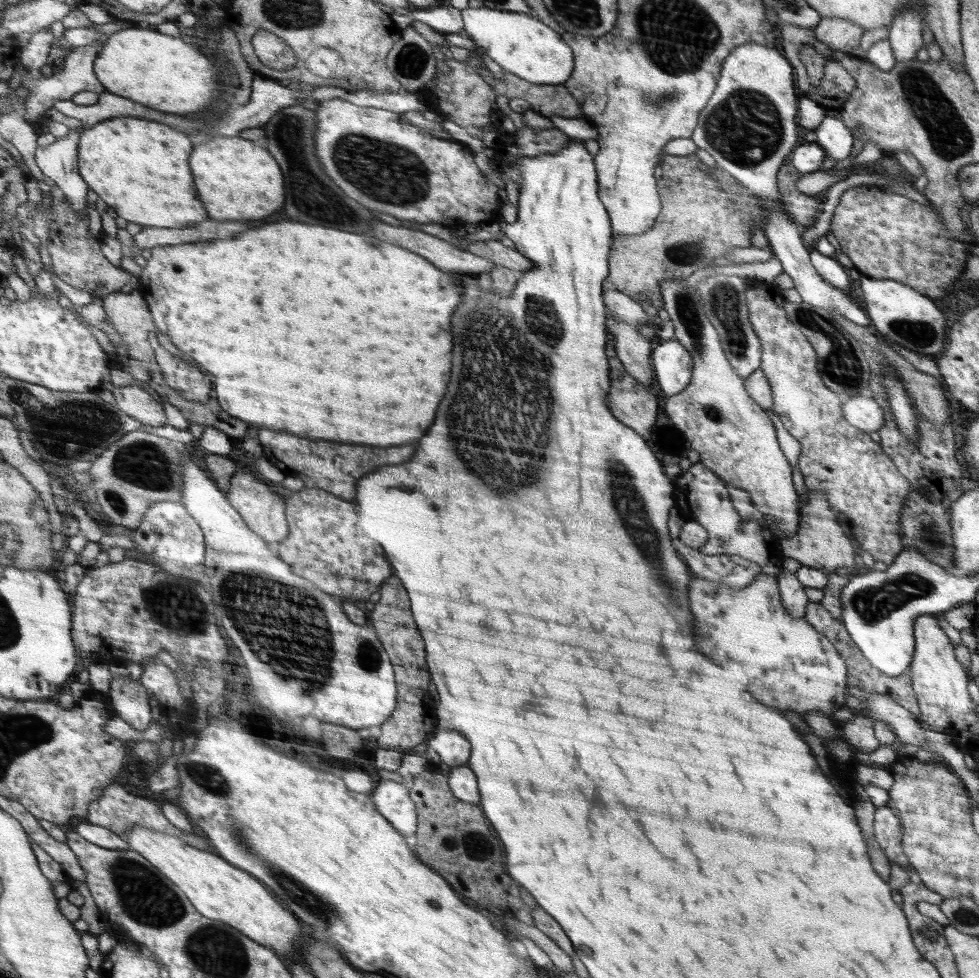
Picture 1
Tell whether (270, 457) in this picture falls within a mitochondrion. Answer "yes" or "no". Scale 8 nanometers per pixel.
no

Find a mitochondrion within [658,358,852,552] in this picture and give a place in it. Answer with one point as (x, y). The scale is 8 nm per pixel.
(714, 412)

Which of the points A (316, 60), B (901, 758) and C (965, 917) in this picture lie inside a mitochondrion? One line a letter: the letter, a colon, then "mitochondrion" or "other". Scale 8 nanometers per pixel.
A: other
B: other
C: mitochondrion

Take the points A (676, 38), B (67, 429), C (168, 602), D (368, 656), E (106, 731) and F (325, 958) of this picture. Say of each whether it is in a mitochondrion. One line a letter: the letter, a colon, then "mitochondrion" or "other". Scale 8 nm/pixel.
A: mitochondrion
B: mitochondrion
C: mitochondrion
D: mitochondrion
E: other
F: mitochondrion

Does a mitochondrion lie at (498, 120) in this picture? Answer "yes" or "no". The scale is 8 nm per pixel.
no

